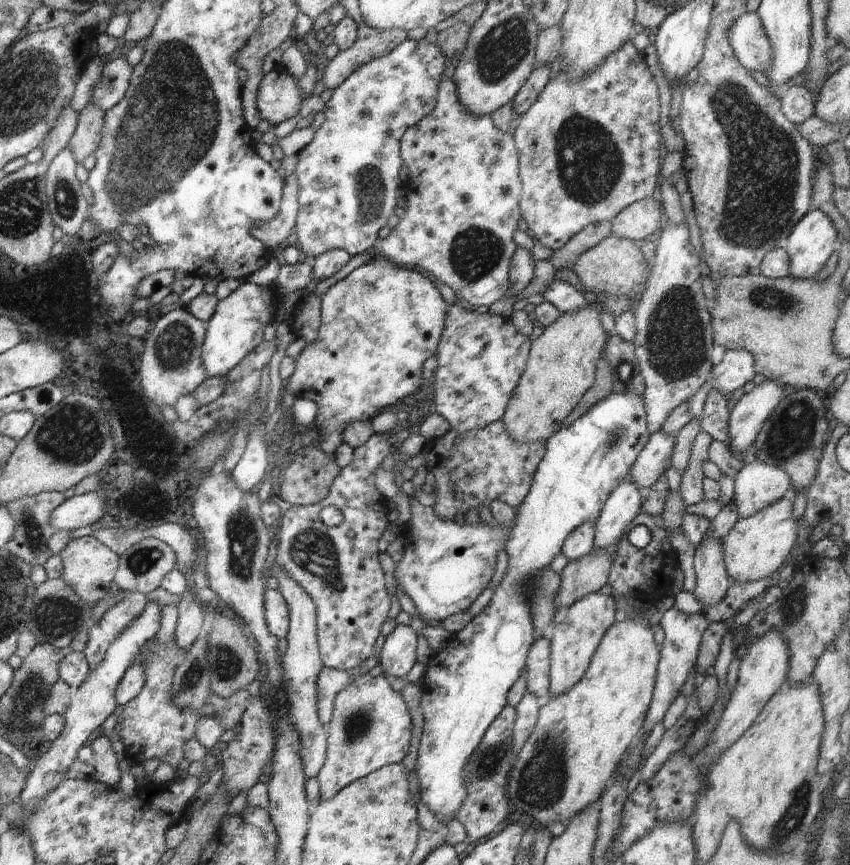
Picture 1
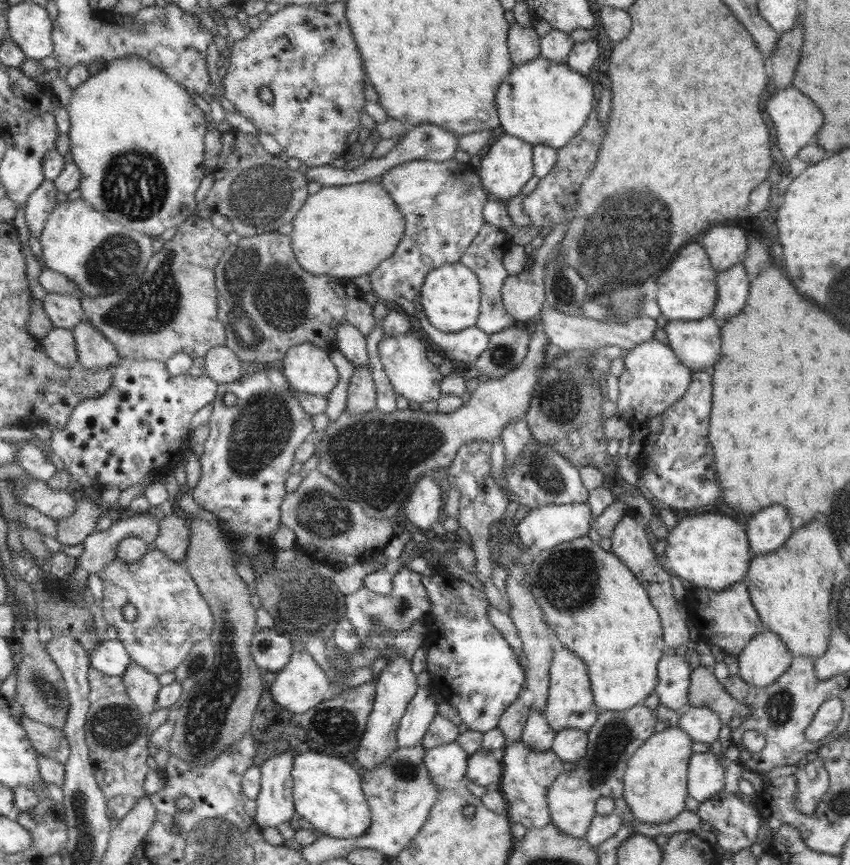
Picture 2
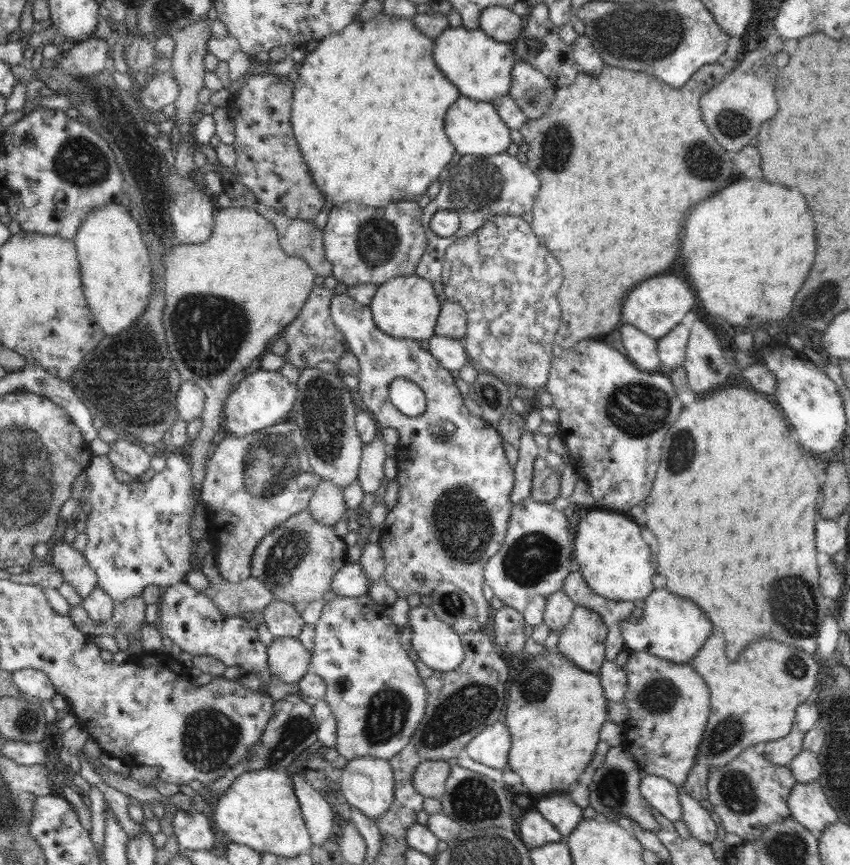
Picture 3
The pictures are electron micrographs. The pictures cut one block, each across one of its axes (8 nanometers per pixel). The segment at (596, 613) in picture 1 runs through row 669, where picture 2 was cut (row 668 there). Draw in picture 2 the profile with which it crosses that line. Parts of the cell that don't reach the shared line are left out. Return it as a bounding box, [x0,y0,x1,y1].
[543,646,602,732]

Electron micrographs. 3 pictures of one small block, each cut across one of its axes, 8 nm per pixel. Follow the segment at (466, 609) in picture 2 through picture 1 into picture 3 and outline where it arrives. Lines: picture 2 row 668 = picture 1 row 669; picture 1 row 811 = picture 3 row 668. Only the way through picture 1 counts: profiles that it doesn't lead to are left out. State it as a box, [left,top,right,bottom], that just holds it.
[408,604,464,674]

